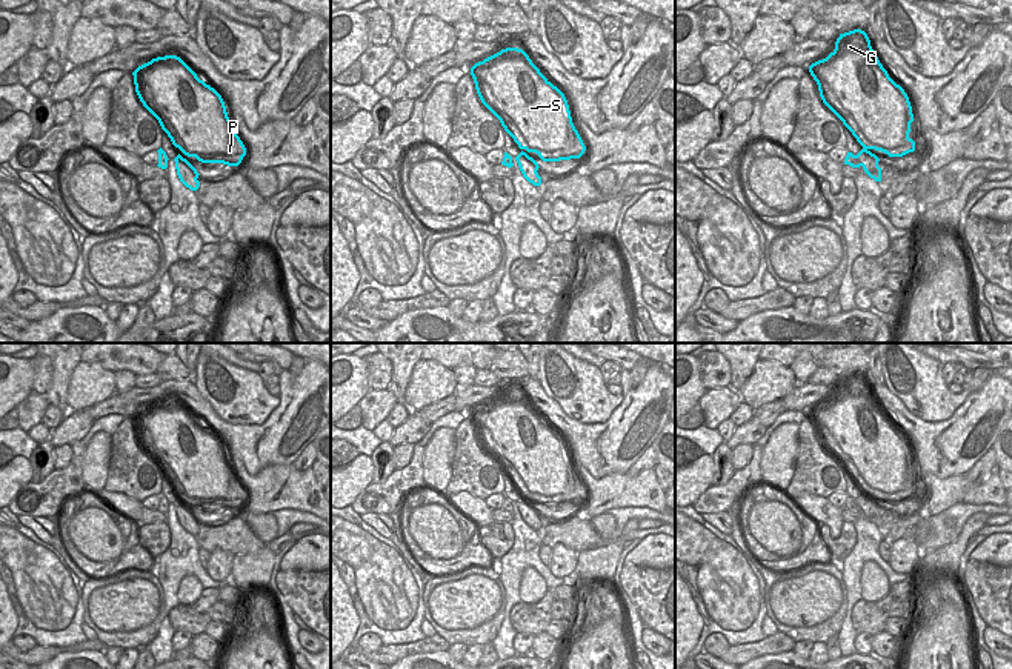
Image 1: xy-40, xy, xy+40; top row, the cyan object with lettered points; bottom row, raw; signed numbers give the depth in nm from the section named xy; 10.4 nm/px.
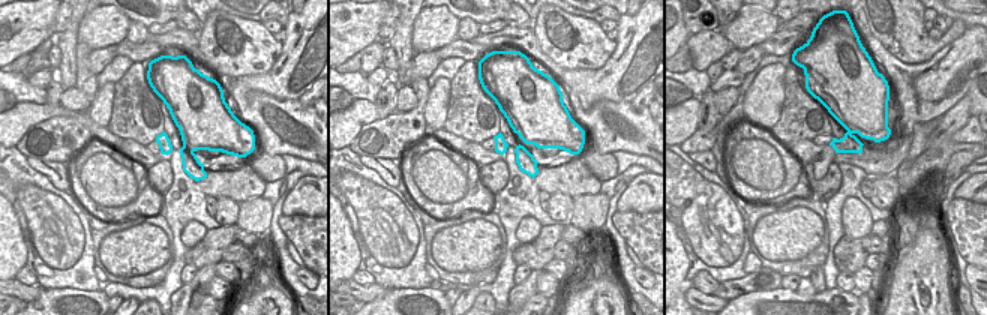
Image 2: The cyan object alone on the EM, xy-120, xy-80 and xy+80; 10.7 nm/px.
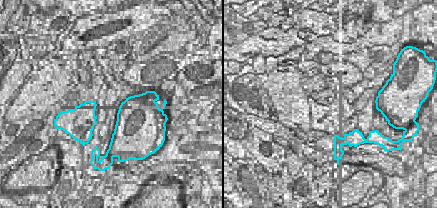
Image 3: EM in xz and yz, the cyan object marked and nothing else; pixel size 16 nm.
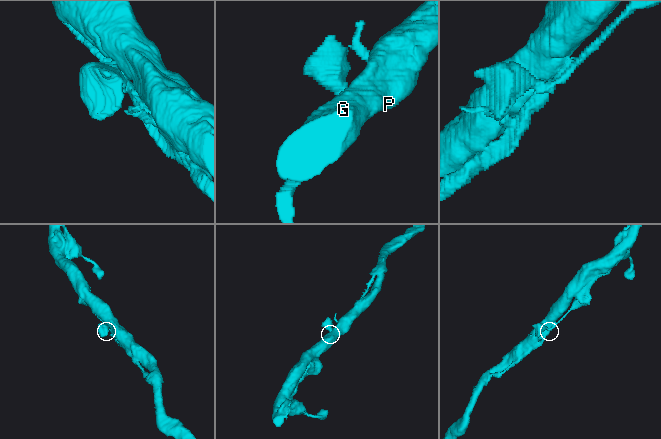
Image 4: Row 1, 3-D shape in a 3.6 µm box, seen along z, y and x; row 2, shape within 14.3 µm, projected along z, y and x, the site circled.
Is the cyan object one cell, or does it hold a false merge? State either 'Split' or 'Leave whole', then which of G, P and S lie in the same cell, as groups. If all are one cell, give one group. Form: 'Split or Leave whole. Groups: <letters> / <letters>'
Leave whole. Groups: G P S

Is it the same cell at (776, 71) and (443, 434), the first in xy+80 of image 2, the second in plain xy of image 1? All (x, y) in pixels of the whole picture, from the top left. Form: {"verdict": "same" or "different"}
{"verdict": "same"}

